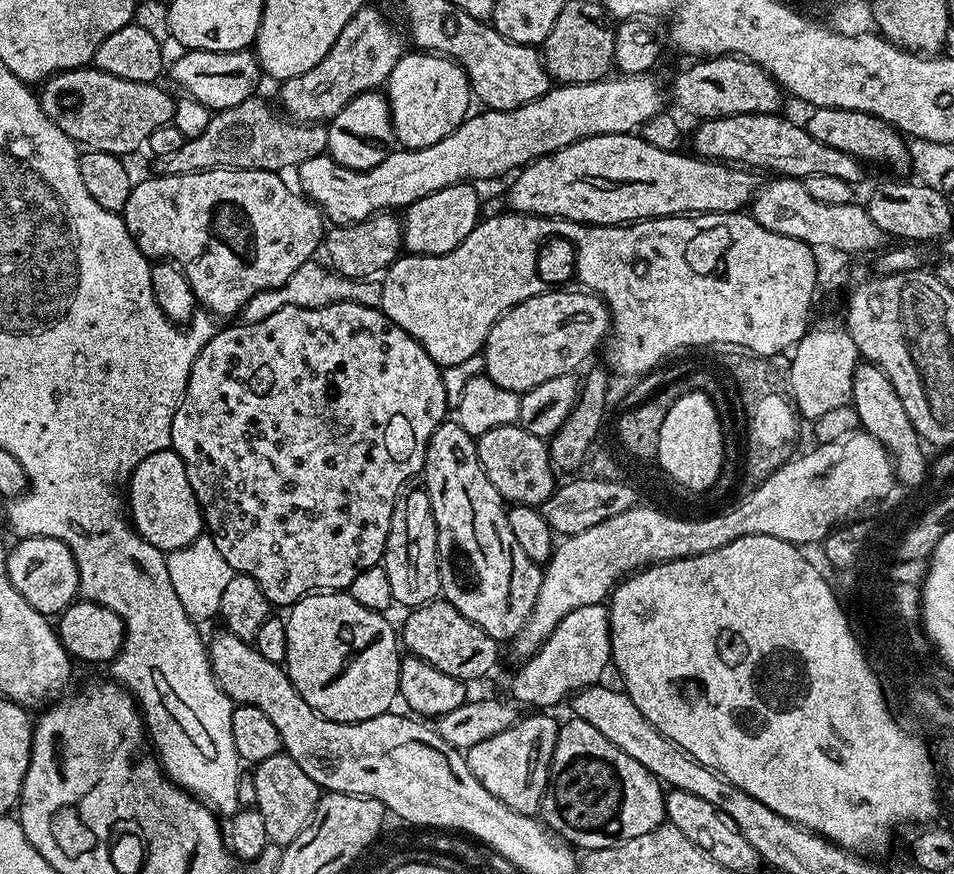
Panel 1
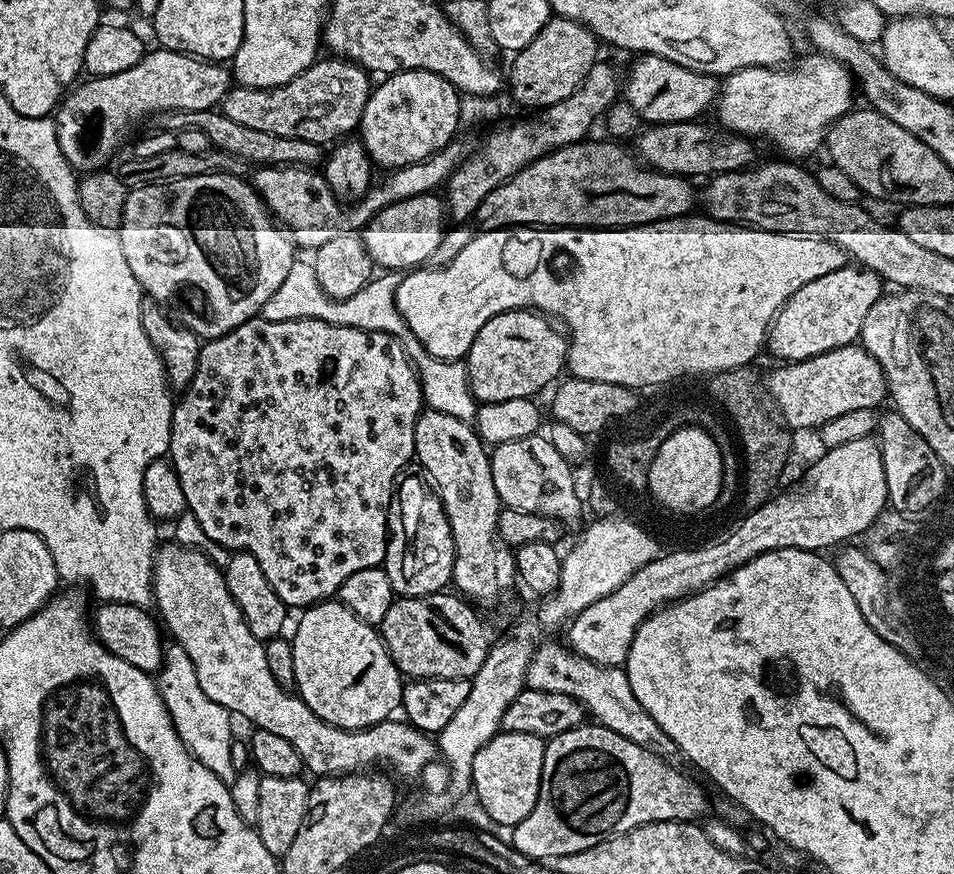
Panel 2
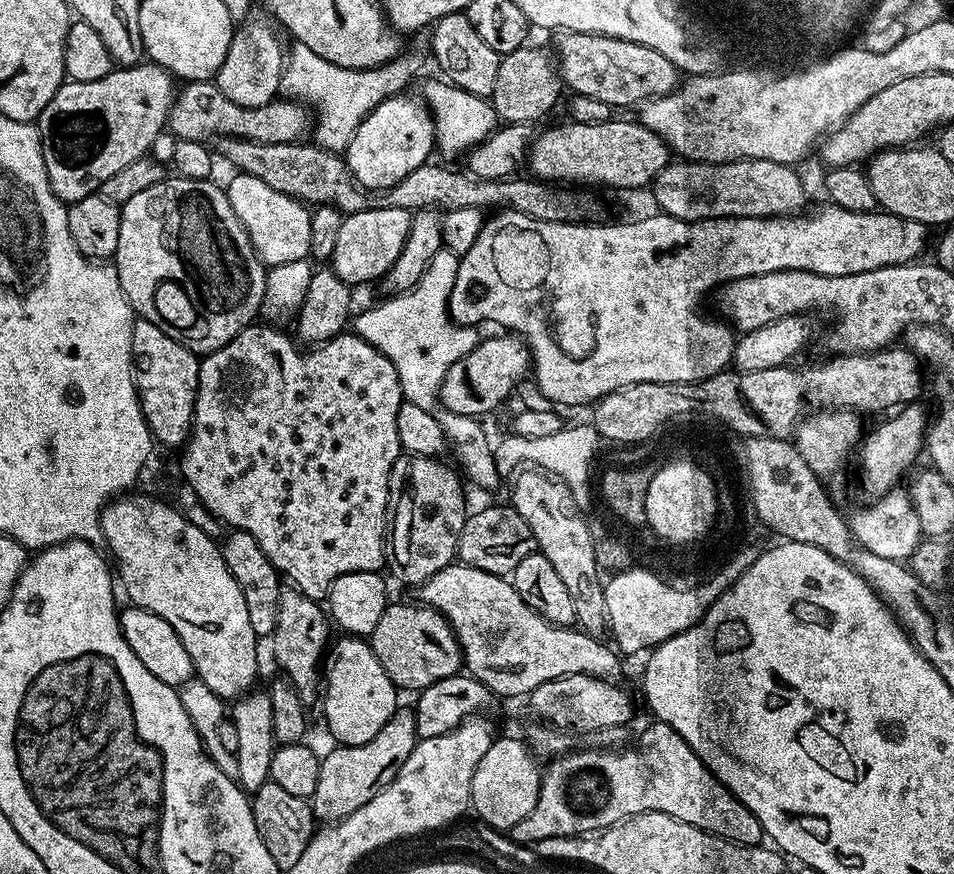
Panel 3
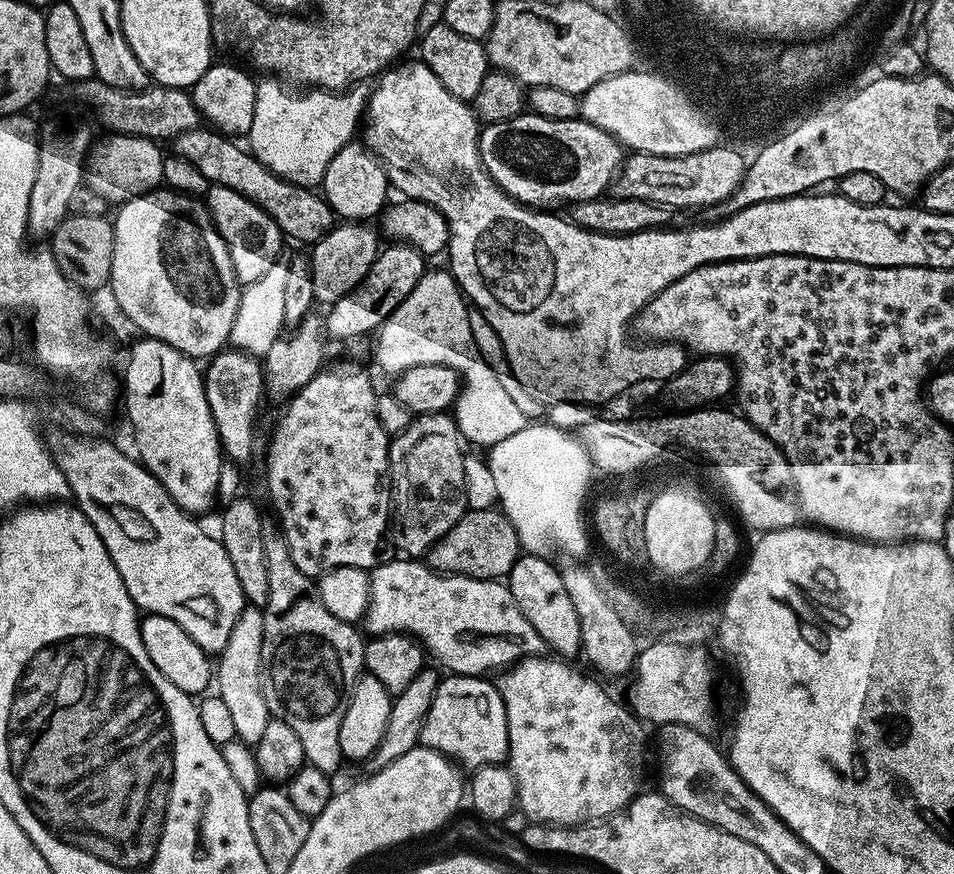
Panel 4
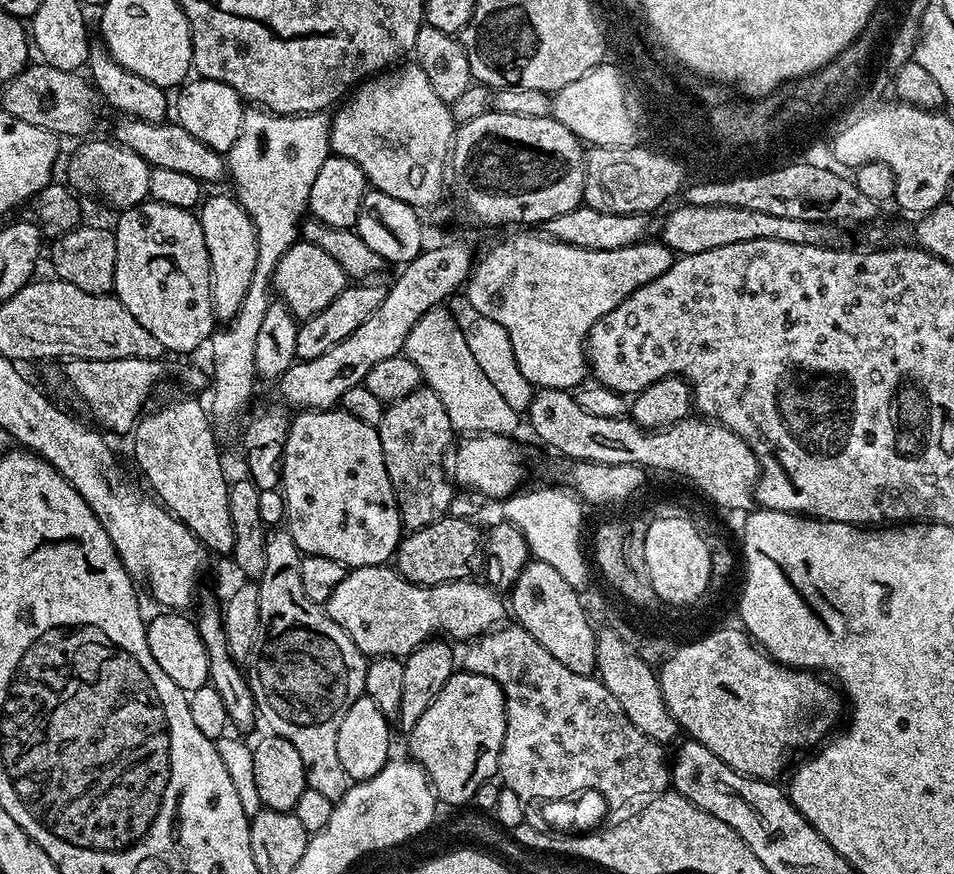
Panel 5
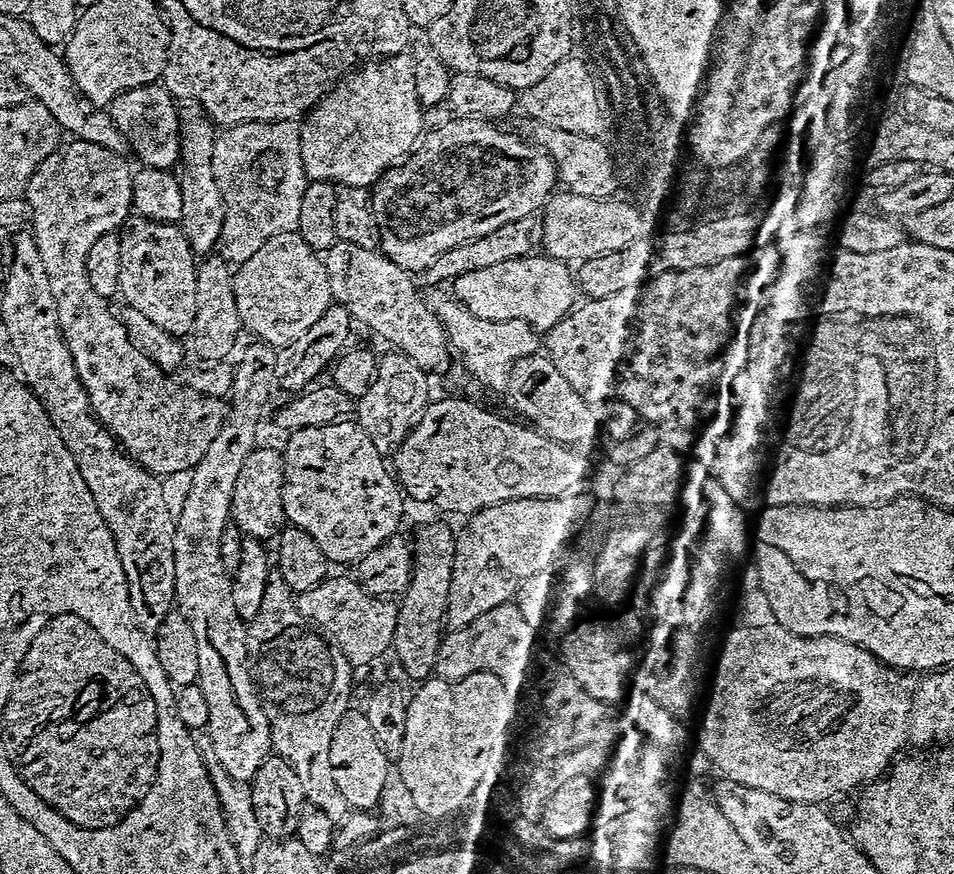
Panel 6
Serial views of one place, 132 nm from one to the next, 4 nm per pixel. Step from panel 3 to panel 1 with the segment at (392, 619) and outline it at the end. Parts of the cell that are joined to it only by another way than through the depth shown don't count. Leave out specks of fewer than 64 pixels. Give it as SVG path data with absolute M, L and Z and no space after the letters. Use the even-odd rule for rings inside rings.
M443 598L431 600L429 604L422 604L419 608L411 609L407 615L408 617L404 620L404 632L402 628L403 647L411 655L422 658L426 662L430 662L430 666L442 670L442 674L450 674L459 680L473 682L472 680L486 675L495 666L498 641L490 638L490 634L486 634L486 630L482 630L474 622L470 622L470 618L466 618L466 614L462 614L447 600Z

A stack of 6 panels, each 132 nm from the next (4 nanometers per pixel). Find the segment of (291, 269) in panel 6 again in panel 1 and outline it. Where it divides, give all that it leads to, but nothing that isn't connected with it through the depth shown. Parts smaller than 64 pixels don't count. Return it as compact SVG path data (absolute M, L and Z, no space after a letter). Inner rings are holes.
M471 183L446 186L446 190L438 190L434 194L426 194L426 198L418 198L409 208L403 209L402 223L404 226L403 247L414 256L437 256L454 250L463 242L482 219L480 213L480 196Z

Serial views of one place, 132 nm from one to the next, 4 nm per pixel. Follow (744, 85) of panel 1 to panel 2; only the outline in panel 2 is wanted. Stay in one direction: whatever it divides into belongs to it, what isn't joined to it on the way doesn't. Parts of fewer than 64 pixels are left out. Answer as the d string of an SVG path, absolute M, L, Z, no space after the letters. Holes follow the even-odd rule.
M640 54L635 57L632 69L628 72L628 80L623 81L622 96L638 110L641 121L653 124L681 124L684 120L695 121L704 111L711 109L718 99L718 80L715 76L707 76L701 72L690 70L686 66L678 66L661 56Z

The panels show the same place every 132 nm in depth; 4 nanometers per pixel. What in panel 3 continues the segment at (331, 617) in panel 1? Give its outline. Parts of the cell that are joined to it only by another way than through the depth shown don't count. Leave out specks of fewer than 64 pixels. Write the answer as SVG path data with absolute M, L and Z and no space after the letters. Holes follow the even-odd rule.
M340 639L344 640L337 644L335 641L326 656L326 683L322 688L324 720L337 745L362 746L370 742L370 738L374 738L374 734L378 734L396 713L398 689L386 670L382 670L382 662L378 662L367 639Z

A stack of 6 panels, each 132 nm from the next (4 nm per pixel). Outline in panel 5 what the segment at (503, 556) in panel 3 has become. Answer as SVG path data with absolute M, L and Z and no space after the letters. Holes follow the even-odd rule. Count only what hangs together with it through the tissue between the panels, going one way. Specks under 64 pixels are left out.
M449 514L430 526L409 531L396 547L394 557L396 571L401 572L406 579L415 584L449 584L451 580L471 577L472 567L476 564L476 555L480 552L480 542L482 546L482 532L480 536L479 530L471 524L472 522L471 519Z

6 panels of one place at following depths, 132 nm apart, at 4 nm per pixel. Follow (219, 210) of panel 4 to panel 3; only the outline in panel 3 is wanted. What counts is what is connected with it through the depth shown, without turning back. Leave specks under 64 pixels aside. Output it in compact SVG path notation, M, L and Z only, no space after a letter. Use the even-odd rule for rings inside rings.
M236 172L233 177L226 184L226 204L248 231L248 237L260 261L266 266L282 266L282 262L308 260L312 218L309 205L266 186L262 178L254 178L245 172Z

